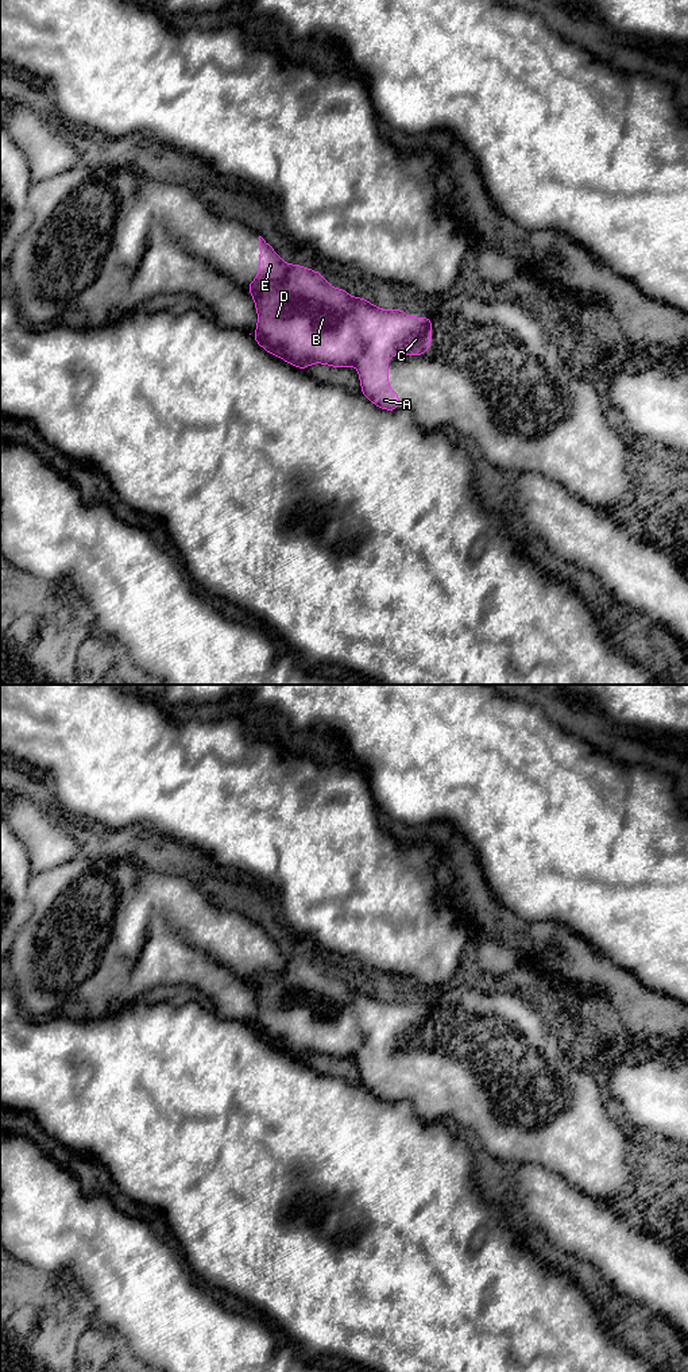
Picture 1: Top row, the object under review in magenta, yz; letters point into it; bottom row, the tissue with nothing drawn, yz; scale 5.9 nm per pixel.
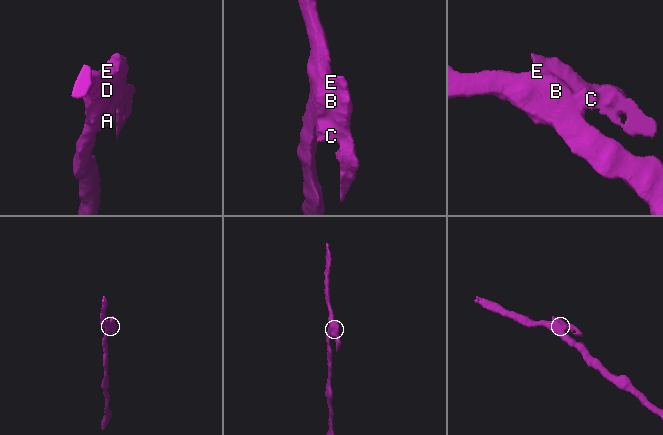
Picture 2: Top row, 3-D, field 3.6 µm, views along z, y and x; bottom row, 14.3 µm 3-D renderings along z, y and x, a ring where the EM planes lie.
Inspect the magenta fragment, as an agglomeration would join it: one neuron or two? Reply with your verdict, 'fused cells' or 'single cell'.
fused cells

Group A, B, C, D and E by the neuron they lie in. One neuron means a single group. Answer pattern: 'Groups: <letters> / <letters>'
Groups: A C E / B D

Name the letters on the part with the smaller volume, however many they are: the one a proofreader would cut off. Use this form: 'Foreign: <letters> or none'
Foreign: A, C, E

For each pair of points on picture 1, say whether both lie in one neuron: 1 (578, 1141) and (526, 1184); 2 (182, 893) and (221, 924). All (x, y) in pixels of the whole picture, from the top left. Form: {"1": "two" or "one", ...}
{"1": "two", "2": "one"}

